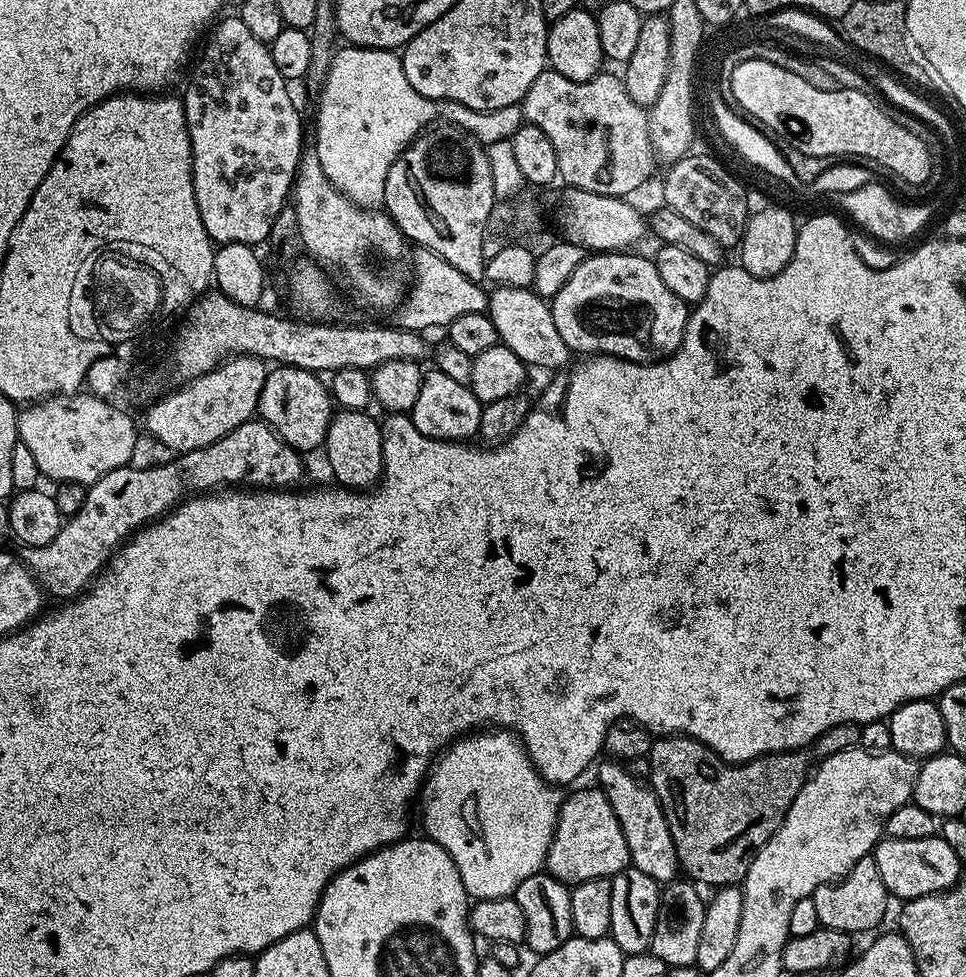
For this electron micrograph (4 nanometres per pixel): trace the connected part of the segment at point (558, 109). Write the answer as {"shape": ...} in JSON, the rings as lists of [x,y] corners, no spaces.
{"shape":[[[545,70],[542,74],[538,74],[538,78],[534,78],[534,86],[530,86],[530,90],[524,95],[522,107],[525,121],[534,126],[538,126],[538,130],[544,131],[546,133],[546,138],[550,138],[550,143],[554,146],[554,154],[558,154],[559,179],[561,181],[565,180],[563,183],[567,185],[567,187],[590,190],[599,196],[619,196],[621,198],[628,198],[631,197],[631,192],[638,191],[639,188],[651,178],[654,157],[652,154],[650,134],[648,133],[648,114],[645,108],[633,102],[630,98],[630,94],[626,94],[626,86],[619,75],[611,76],[608,70],[604,70],[601,71],[599,76],[590,78],[586,82],[574,82],[570,78],[562,78],[562,74],[551,70]]]}

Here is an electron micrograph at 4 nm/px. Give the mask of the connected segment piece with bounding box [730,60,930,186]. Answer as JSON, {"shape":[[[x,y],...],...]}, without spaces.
{"shape":[[[765,60],[742,62],[742,66],[738,66],[730,77],[730,84],[733,96],[731,99],[745,117],[758,118],[773,137],[785,140],[803,154],[838,154],[841,158],[855,158],[860,162],[873,160],[912,186],[919,186],[930,176],[929,153],[911,133],[911,128],[897,121],[891,111],[883,112],[878,105],[872,104],[866,93],[859,92],[856,88],[837,86],[834,90],[818,90],[818,86],[810,86],[806,78],[798,78],[798,74],[790,74],[790,70],[782,70],[782,66],[774,66],[774,62]]]}

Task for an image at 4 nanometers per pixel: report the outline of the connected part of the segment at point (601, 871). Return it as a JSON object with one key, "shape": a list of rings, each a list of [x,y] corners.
{"shape":[[[577,787],[573,796],[563,797],[554,838],[550,842],[546,871],[569,886],[614,877],[630,864],[626,838],[610,802],[599,787],[591,787]]]}

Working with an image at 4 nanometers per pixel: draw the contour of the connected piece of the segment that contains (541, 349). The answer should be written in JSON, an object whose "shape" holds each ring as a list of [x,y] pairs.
{"shape":[[[493,287],[488,292],[487,314],[494,322],[494,330],[498,330],[500,343],[514,350],[514,354],[518,354],[525,366],[531,366],[533,369],[552,368],[551,370],[569,367],[574,353],[566,346],[566,342],[562,342],[558,326],[554,326],[554,314],[549,301],[542,299],[531,288]]]}

